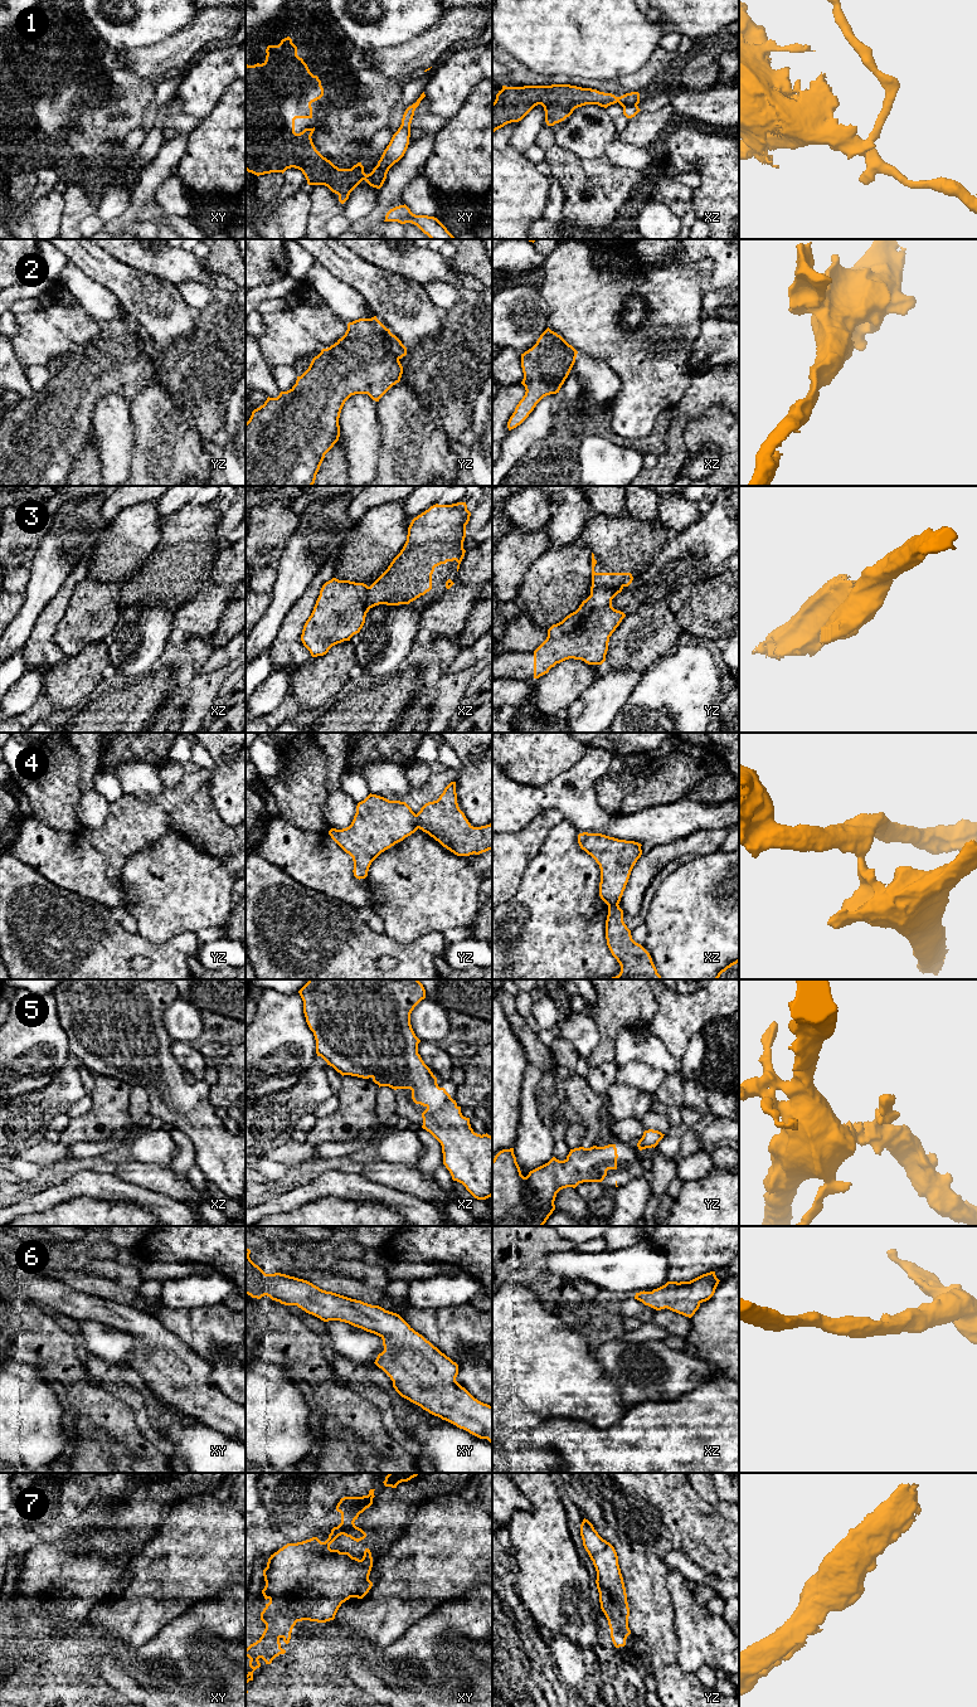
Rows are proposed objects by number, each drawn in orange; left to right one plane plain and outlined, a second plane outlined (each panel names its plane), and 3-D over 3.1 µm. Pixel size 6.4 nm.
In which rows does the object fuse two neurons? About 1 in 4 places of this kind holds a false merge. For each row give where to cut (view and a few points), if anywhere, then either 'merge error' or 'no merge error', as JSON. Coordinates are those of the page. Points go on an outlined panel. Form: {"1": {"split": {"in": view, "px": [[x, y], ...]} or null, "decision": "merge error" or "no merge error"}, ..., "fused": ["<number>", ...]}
{"1": {"split": {"in": "xz", "px": [[636, 103], [628, 103], [623, 107]]}, "decision": "merge error"}, "2": {"split": null, "decision": "no merge error"}, "3": {"split": {"in": "yz", "px": [[592, 584], [599, 588], [622, 588]]}, "decision": "merge error"}, "4": {"split": {"in": "yz", "px": [[416, 815], [418, 827]]}, "decision": "merge error"}, "5": {"split": null, "decision": "no merge error"}, "6": {"split": null, "decision": "no merge error"}, "7": {"split": null, "decision": "no merge error"}, "fused": ["1", "3", "4"]}

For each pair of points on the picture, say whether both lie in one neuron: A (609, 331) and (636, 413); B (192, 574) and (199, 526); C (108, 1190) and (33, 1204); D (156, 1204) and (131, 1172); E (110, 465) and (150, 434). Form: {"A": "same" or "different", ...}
{"A": "same", "B": "same", "C": "same", "D": "different", "E": "different"}

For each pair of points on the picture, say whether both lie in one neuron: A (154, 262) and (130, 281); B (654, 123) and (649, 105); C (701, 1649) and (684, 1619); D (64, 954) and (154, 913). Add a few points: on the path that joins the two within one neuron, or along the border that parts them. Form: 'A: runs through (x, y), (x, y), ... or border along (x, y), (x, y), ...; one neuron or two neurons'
A: border along (116, 258), (170, 282); two neurons
B: border along (669, 105), (656, 110), (641, 111); two neurons
C: runs through (701, 1642), (701, 1637), (691, 1627); one neuron
D: border along (136, 932), (152, 942), (164, 943); two neurons

